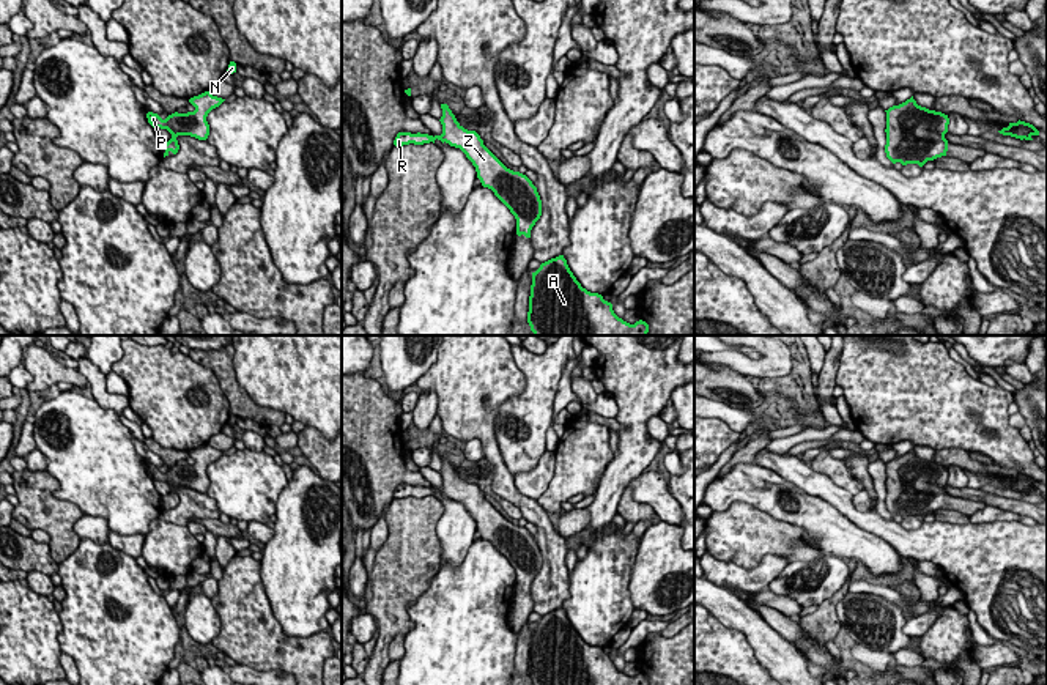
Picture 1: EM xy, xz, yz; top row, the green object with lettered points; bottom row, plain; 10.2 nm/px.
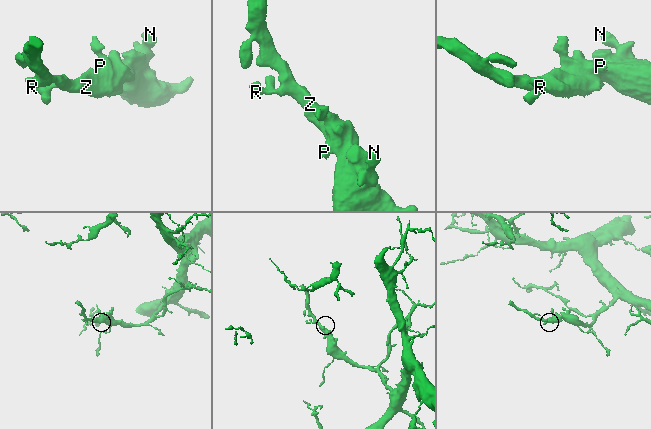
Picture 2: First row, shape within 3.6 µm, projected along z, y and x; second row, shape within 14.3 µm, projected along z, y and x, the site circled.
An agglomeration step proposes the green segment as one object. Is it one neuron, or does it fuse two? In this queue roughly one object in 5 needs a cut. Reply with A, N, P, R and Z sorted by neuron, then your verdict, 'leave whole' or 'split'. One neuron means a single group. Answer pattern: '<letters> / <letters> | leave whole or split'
A N P R Z | leave whole

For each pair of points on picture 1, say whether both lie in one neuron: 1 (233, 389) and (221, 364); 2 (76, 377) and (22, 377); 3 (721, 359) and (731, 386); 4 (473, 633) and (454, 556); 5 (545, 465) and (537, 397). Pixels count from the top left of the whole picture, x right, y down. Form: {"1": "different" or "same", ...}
{"1": "same", "2": "different", "3": "different", "4": "different", "5": "different"}

